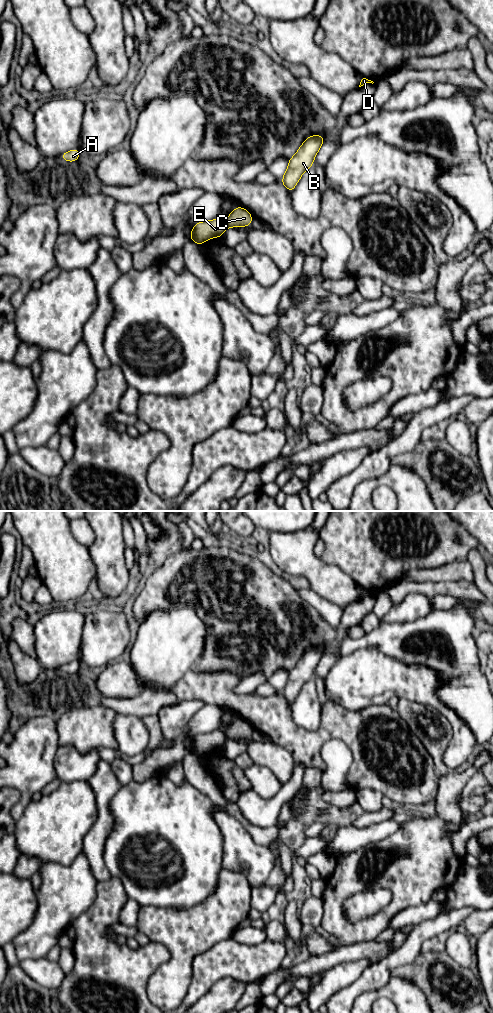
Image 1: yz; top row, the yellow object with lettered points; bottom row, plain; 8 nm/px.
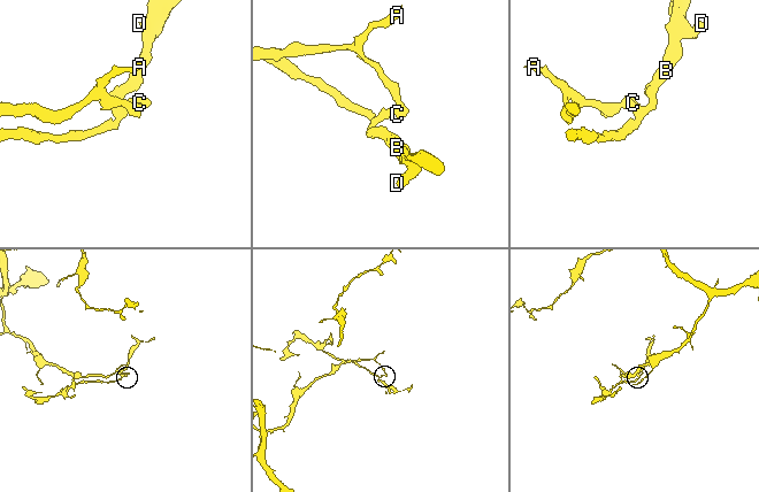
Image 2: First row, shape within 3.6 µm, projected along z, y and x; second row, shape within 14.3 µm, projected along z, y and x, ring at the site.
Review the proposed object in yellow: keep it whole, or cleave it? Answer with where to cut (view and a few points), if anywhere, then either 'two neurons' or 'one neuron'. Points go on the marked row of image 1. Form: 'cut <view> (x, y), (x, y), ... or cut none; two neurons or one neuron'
cut yz (223, 221), (226, 226); two neurons

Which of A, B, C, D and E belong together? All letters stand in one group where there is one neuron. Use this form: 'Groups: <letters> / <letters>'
Groups: A E / B C D

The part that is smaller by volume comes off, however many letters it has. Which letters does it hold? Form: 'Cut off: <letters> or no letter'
Cut off: B, C, D

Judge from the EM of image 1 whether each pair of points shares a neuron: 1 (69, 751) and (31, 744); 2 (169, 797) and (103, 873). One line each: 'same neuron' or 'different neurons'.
1: different neurons
2: different neurons

